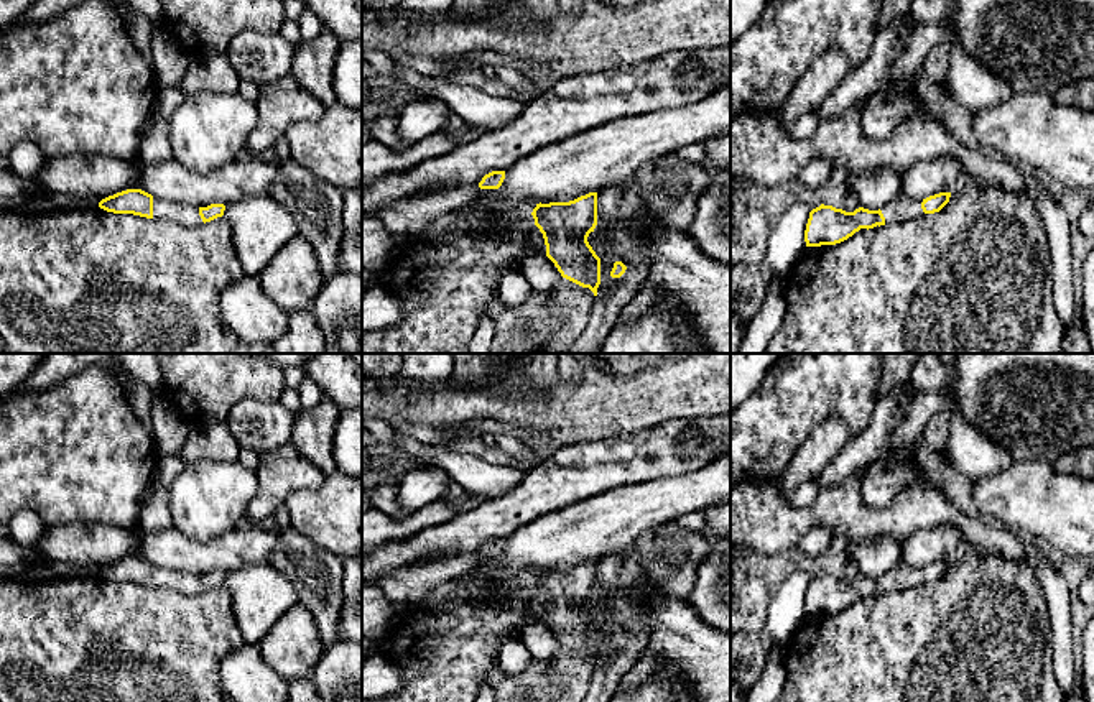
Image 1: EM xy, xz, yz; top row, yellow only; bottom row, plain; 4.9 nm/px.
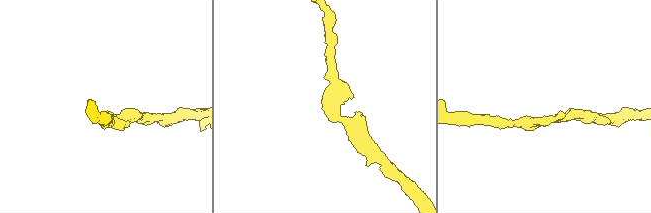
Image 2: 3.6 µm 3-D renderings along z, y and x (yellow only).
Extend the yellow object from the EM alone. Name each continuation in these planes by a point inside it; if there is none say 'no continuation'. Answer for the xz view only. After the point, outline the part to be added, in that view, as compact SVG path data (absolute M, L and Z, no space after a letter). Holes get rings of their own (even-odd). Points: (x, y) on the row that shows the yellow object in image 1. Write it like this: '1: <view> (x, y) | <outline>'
no continuation

